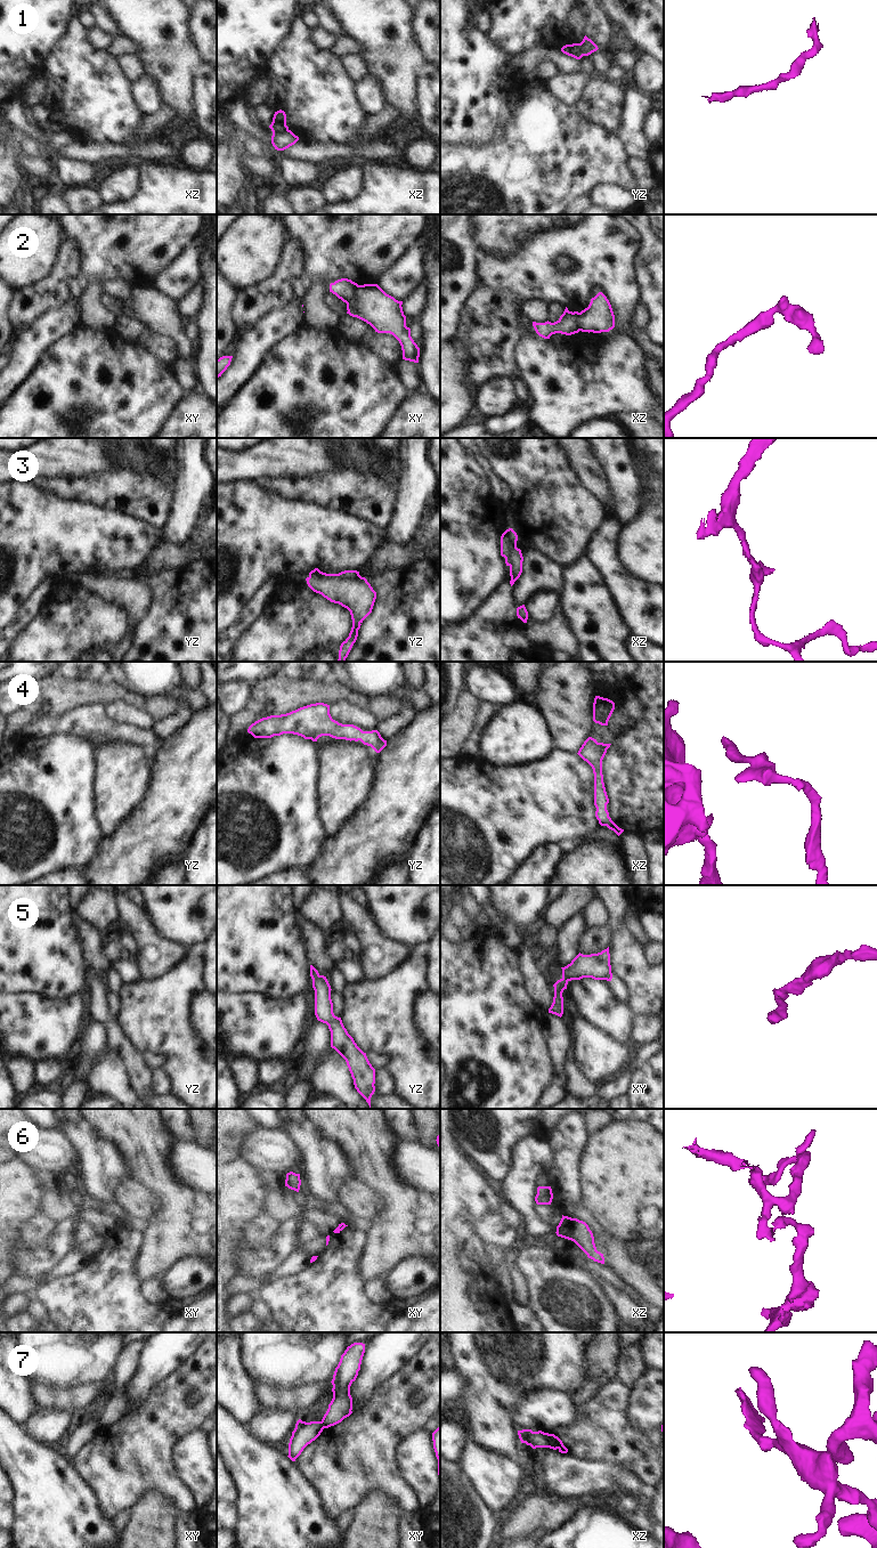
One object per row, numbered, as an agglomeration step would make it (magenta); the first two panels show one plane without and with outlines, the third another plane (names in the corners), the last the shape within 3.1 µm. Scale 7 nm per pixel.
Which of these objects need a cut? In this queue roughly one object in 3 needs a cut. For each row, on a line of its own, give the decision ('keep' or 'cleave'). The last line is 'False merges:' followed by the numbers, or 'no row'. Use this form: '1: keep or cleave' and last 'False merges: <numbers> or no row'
1: cleave
2: cleave
3: cleave
4: keep
5: keep
6: cleave
7: cleave
False merges: 1, 2, 3, 6, 7

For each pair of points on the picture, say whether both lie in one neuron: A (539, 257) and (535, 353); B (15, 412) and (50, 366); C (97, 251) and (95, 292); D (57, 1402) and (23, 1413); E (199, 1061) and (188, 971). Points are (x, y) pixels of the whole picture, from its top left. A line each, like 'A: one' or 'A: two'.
A: two
B: one
C: two
D: two
E: one

